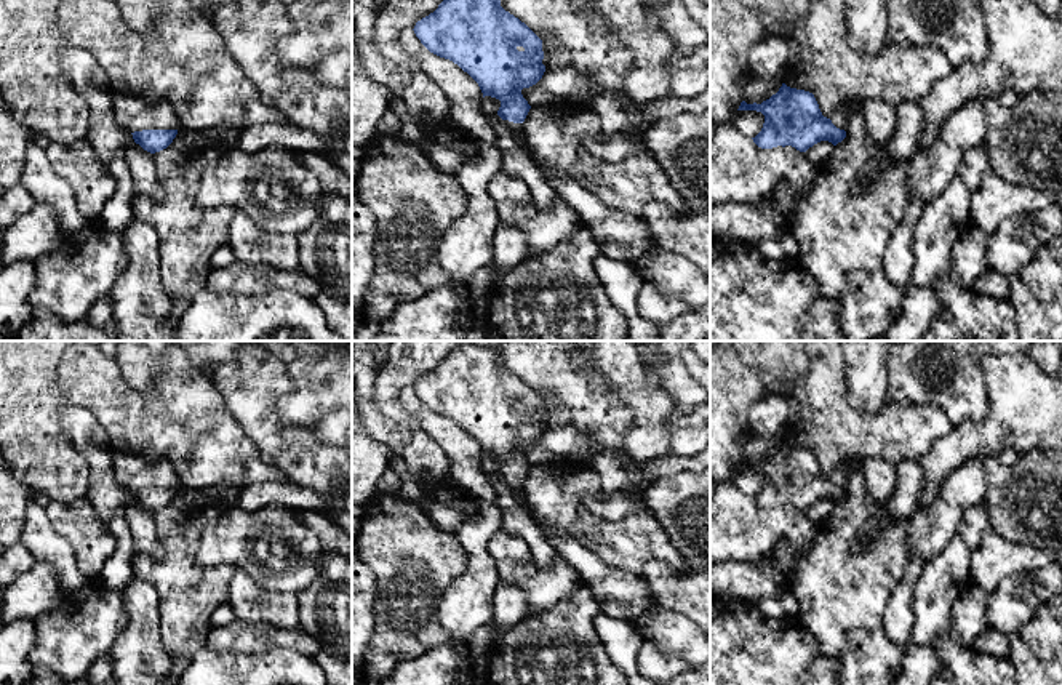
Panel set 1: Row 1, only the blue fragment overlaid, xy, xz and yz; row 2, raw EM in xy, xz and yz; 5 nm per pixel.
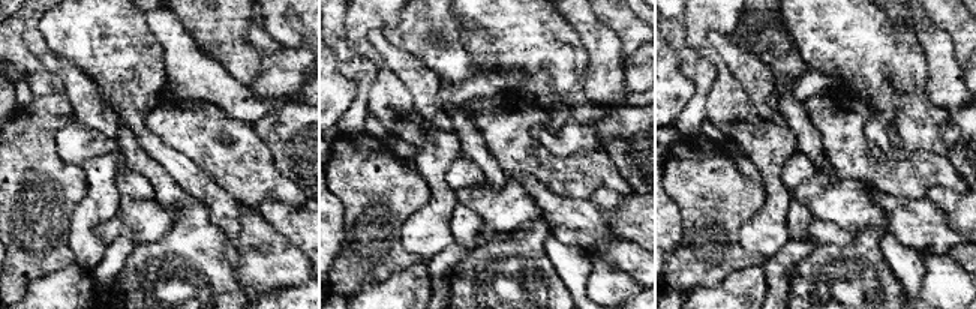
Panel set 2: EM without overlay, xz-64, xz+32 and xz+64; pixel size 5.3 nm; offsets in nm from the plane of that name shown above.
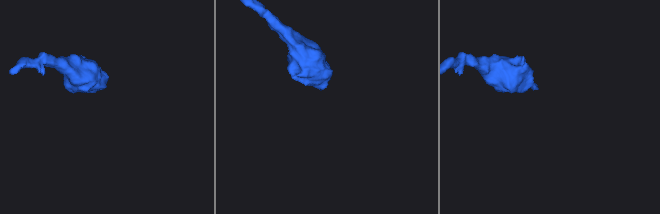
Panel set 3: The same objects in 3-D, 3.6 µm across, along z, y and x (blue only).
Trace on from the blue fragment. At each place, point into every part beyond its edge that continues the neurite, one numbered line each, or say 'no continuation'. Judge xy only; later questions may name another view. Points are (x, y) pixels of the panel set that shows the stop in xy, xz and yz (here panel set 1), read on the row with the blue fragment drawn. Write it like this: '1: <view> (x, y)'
1: xy (135, 114)

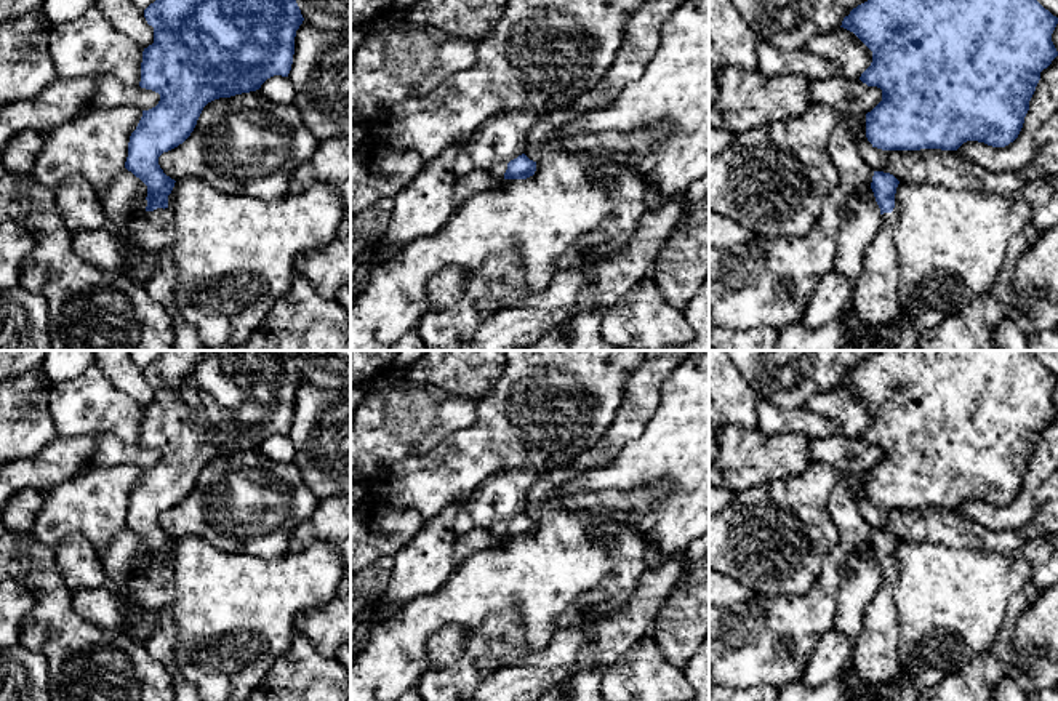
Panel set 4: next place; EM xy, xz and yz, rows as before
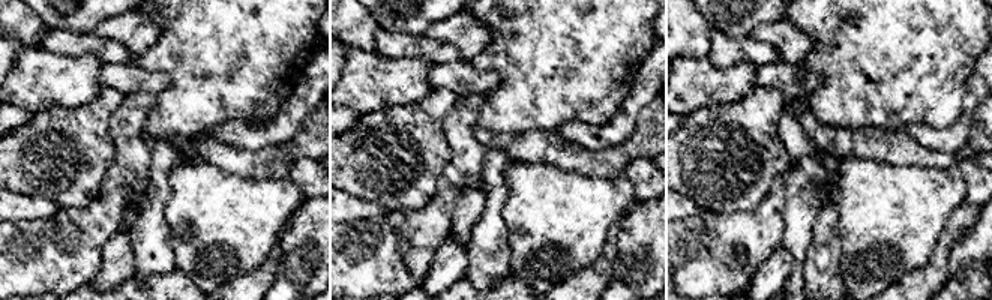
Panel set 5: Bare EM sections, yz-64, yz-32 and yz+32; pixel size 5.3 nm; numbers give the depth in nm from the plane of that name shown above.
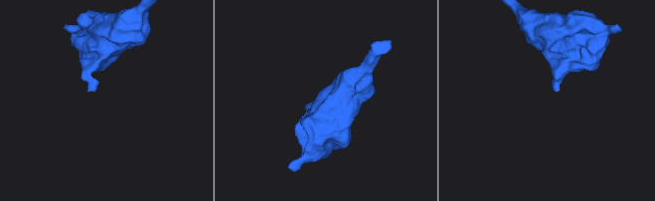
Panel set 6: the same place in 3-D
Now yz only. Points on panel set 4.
1: yz (876, 303)

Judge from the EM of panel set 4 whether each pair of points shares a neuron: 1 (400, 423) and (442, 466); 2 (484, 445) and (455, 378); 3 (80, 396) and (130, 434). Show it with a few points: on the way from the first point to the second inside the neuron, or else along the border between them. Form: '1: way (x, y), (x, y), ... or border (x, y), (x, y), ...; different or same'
1: border (460, 431), (421, 455), (400, 456), (392, 464); different
2: border (500, 375), (496, 383), (476, 404); different
3: way (93, 405), (104, 408), (117, 421); same

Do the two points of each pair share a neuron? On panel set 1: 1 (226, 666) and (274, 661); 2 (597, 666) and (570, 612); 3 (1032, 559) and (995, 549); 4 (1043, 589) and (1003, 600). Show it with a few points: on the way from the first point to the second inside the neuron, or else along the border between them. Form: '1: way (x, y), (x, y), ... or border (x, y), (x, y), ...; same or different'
1: way (237, 666), (263, 666); same
2: way (587, 653), (570, 636), (570, 624); same
3: way (1022, 559), (1005, 557); same
4: way (1034, 589), (1013, 600); same

